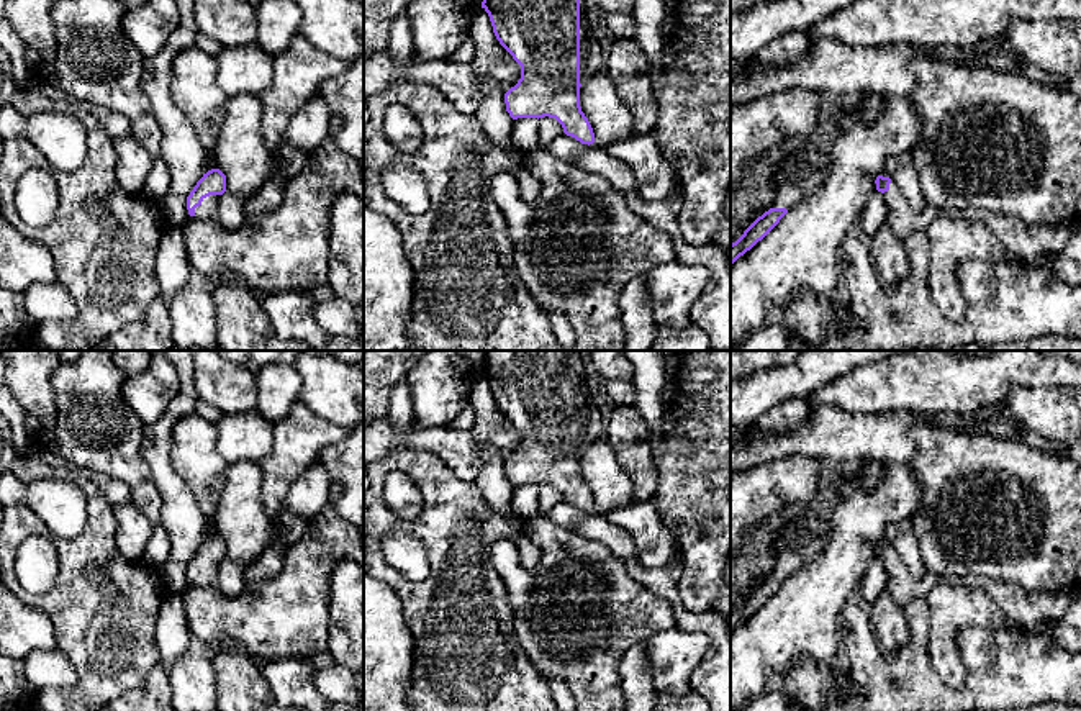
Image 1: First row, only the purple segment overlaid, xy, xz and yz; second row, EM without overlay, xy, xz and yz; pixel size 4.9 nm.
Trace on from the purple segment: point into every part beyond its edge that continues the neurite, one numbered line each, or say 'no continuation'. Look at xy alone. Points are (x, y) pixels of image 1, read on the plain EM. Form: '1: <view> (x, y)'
1: xy (207, 575)

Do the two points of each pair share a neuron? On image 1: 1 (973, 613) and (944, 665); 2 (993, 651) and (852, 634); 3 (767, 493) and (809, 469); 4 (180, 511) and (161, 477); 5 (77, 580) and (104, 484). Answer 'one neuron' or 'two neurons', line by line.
1: one neuron
2: one neuron
3: one neuron
4: one neuron
5: two neurons

